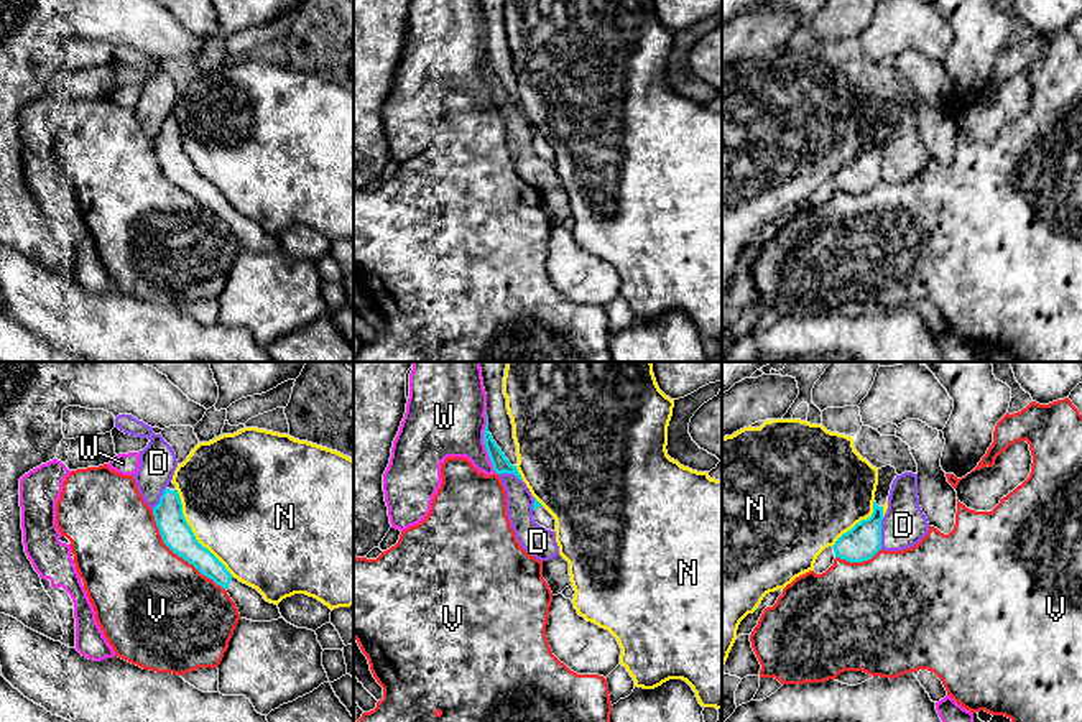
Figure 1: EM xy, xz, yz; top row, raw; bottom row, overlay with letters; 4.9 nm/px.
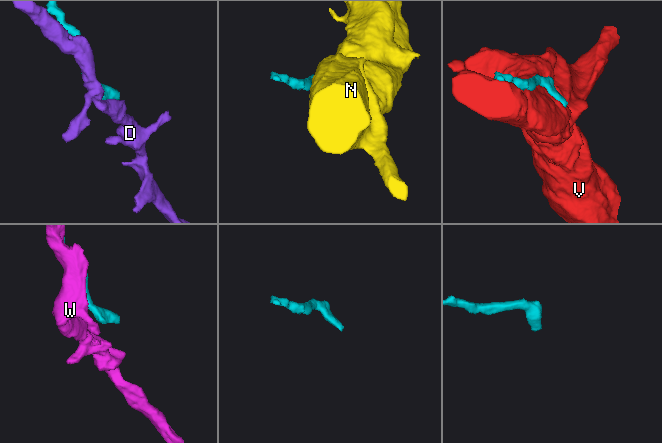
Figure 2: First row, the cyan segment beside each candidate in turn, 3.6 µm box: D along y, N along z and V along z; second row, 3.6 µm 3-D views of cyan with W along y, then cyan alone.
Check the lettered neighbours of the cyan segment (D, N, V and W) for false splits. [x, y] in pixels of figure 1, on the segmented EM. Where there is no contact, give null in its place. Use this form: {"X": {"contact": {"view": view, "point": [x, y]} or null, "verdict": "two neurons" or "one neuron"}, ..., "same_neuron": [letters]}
{"D": {"contact": {"view": "yz", "point": [880, 533]}, "verdict": "two neurons"}, "N": {"contact": {"view": "xy", "point": [193, 533]}, "verdict": "two neurons"}, "V": {"contact": {"view": "xy", "point": [178, 555]}, "verdict": "two neurons"}, "W": {"contact": {"view": "xz", "point": [484, 443]}, "verdict": "two neurons"}, "same_neuron": []}

